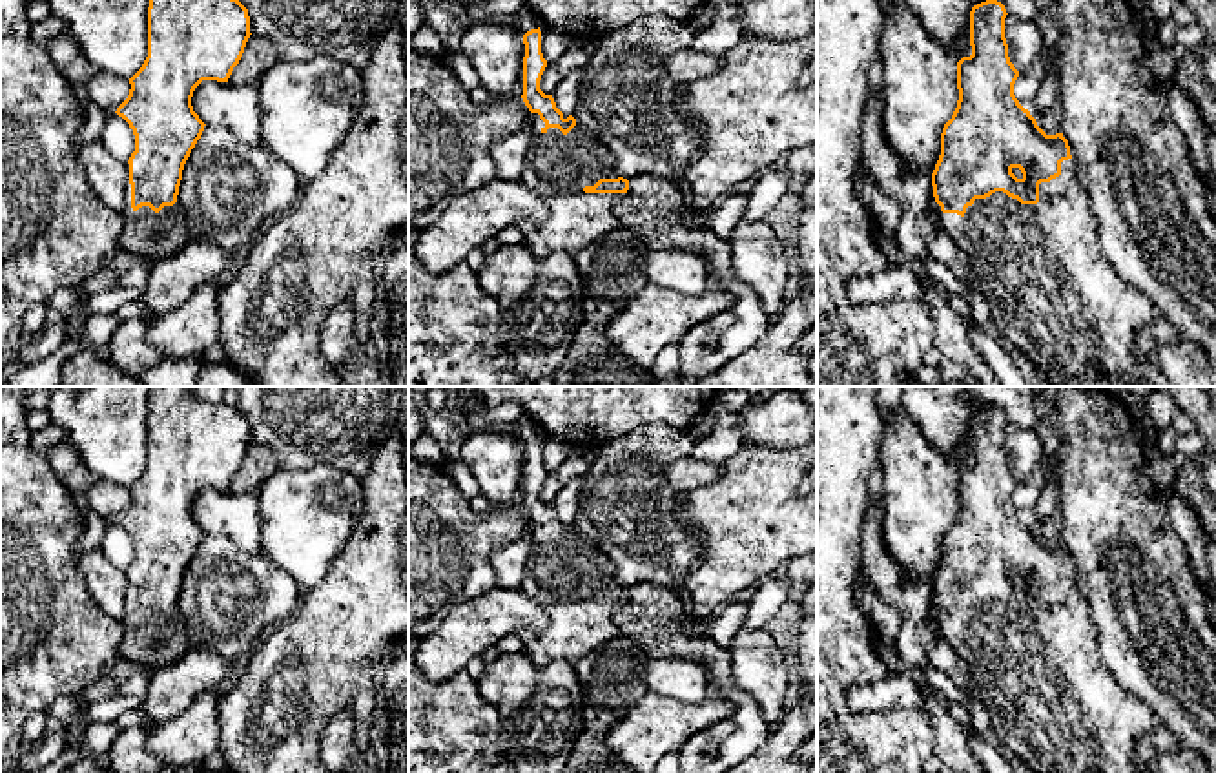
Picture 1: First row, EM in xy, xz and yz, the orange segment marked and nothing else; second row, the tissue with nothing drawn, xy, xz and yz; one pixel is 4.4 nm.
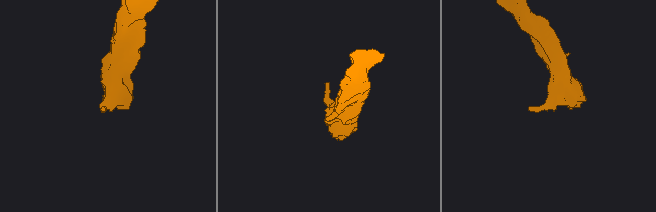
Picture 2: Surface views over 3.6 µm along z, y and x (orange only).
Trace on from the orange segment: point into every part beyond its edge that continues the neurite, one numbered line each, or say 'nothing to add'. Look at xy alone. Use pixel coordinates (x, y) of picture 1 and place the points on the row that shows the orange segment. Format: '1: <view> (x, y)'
1: xy (146, 236)

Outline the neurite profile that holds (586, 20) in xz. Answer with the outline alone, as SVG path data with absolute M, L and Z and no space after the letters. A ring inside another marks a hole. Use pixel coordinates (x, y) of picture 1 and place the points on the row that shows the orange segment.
M521 0L527 11L571 40L593 42L645 16L687 18L707 0Z

